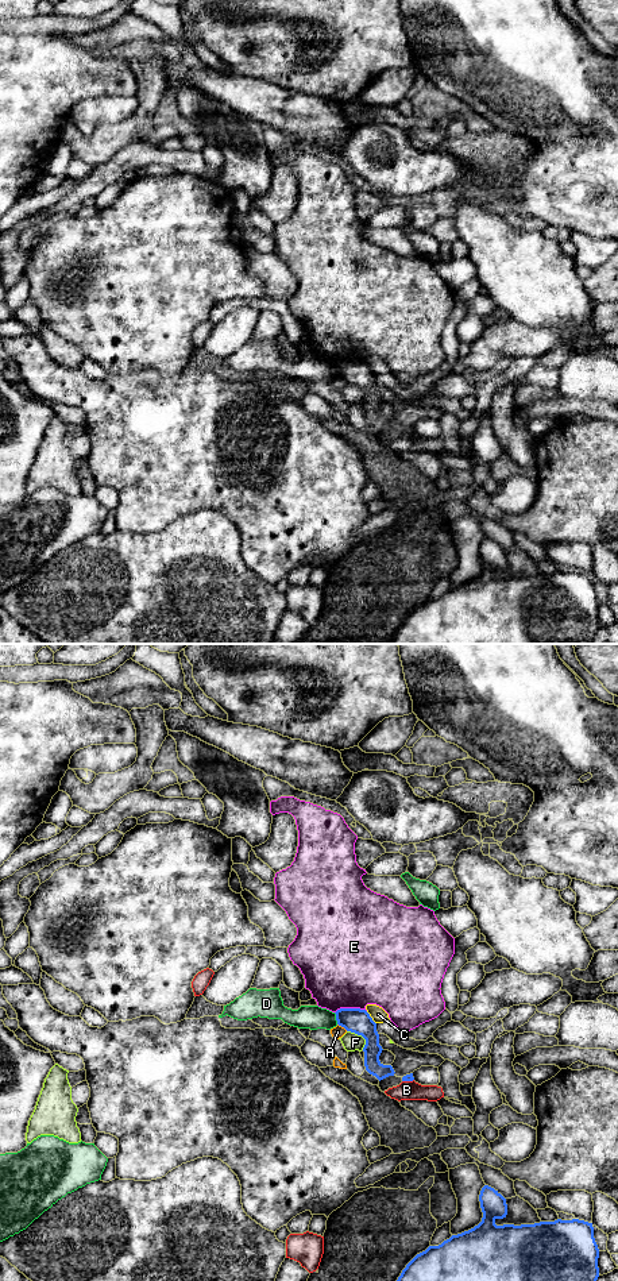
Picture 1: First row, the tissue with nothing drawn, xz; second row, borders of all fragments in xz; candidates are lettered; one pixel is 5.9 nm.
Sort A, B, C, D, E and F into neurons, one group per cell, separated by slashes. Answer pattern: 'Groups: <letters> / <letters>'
Groups: A / B / C / D / E / F

